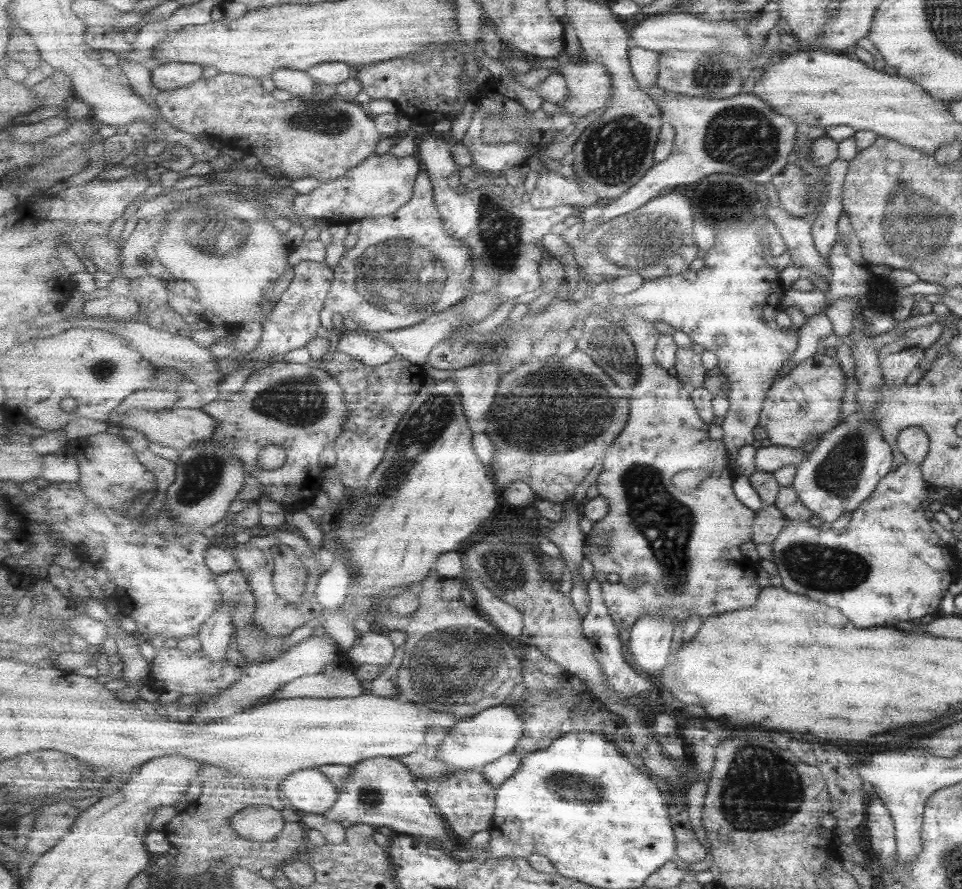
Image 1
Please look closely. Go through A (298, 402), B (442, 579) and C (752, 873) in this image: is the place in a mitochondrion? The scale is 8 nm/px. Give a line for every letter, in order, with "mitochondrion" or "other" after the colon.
A: mitochondrion
B: other
C: other

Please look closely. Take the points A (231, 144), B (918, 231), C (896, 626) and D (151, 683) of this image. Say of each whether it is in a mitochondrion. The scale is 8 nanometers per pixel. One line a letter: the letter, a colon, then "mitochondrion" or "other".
A: other
B: mitochondrion
C: other
D: other

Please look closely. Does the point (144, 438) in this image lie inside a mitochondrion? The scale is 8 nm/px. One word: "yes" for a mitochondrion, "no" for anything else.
no

